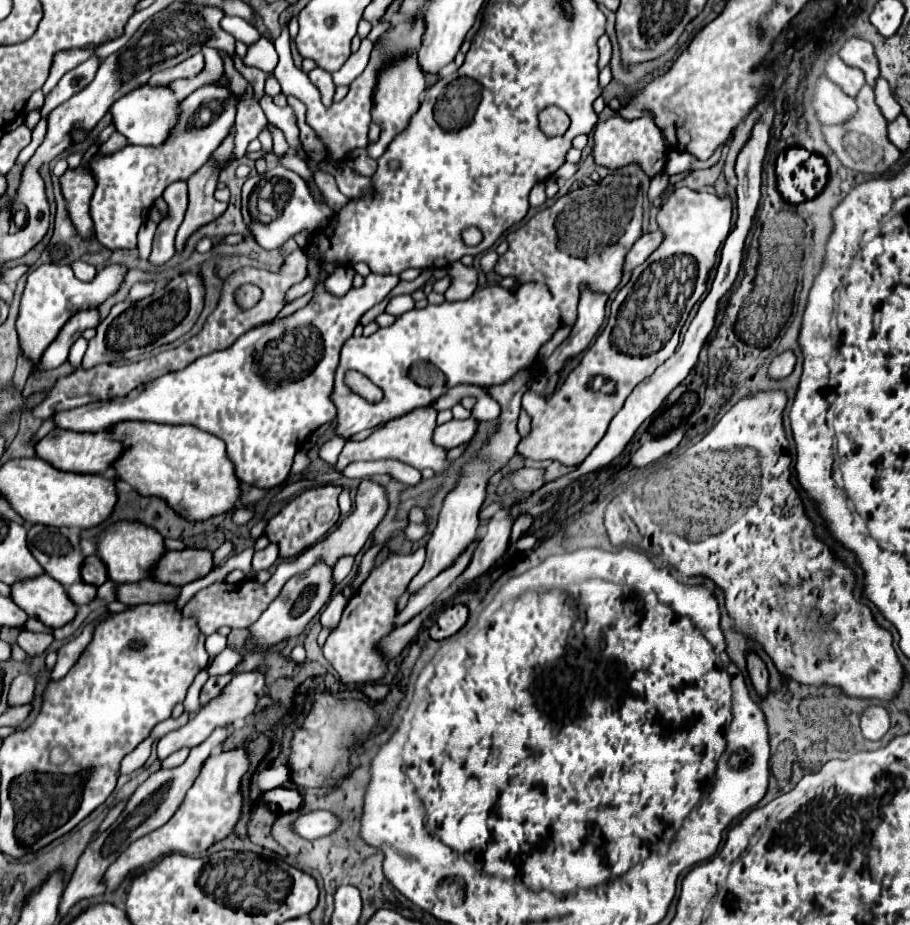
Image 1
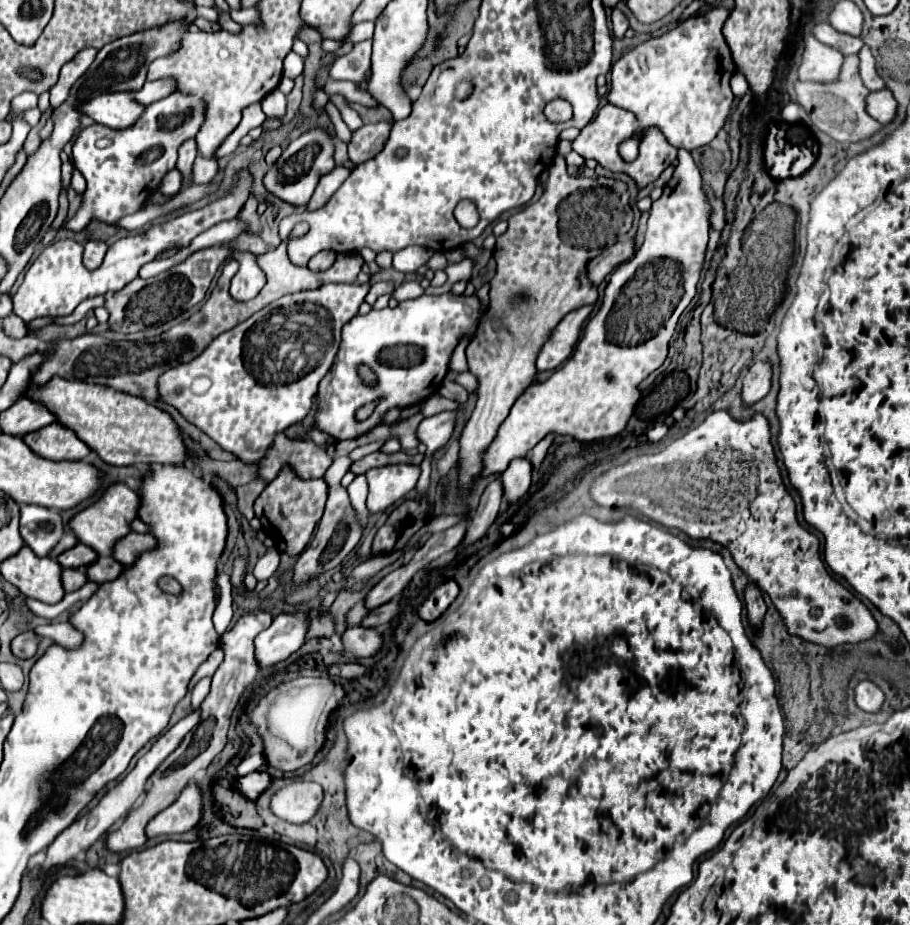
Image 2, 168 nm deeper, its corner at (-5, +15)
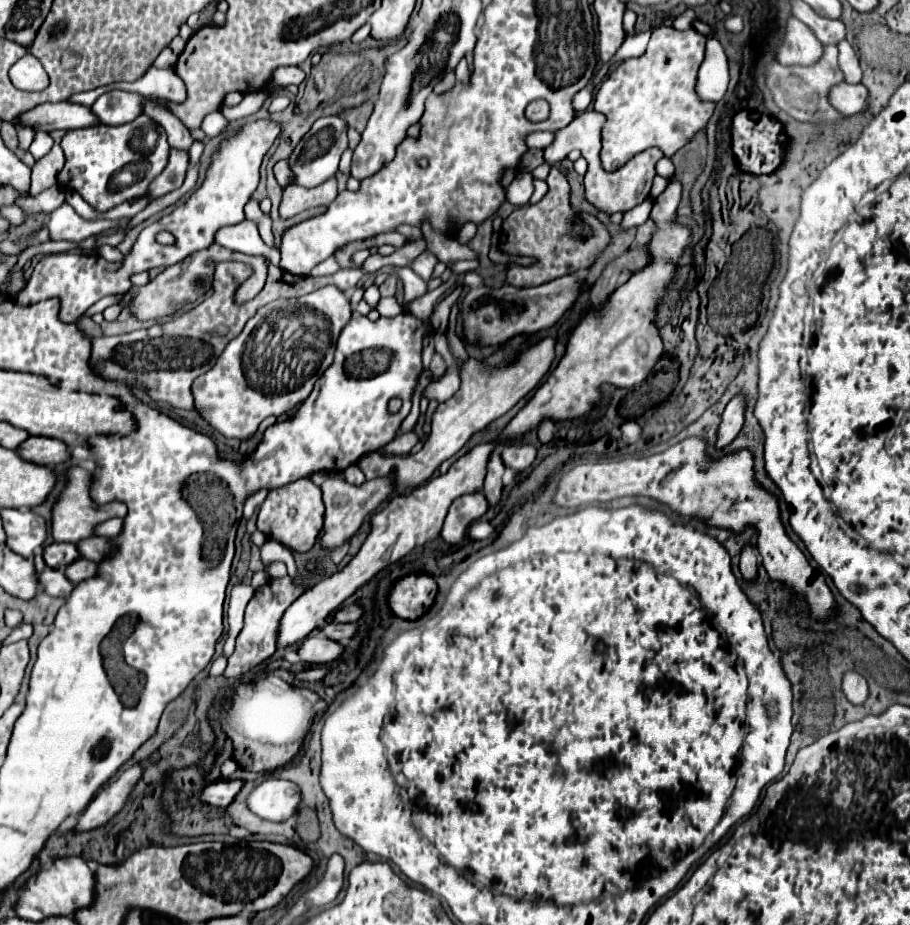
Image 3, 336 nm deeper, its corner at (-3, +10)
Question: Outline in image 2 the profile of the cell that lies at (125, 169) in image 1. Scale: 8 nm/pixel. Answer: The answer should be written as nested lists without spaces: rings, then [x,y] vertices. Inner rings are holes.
[[[174,93],[148,105],[140,119],[128,129],[108,129],[96,123],[84,127],[74,139],[72,159],[88,187],[78,211],[62,227],[78,233],[92,221],[114,223],[124,215],[140,211],[158,189],[162,177],[176,167],[178,147],[186,137],[196,137],[198,125],[202,125],[202,101]]]

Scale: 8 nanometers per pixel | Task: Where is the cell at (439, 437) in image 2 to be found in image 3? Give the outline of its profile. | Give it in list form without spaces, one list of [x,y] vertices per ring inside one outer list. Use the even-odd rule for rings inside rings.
[[[408,432],[408,434],[394,438],[386,446],[382,446],[378,452],[382,452],[382,454],[408,454],[418,442],[420,442],[420,436],[416,432]]]

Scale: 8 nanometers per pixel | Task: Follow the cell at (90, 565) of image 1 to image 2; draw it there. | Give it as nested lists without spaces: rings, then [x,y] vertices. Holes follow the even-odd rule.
[[[76,543],[72,549],[60,553],[56,557],[56,561],[62,565],[62,567],[72,567],[72,569],[84,569],[86,565],[90,565],[98,555],[94,555],[94,549],[90,549],[88,545],[82,545],[82,543]]]

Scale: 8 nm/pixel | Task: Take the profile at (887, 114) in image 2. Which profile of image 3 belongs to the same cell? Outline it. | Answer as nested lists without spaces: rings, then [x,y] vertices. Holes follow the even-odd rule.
[[[840,84],[838,90],[832,92],[834,108],[838,108],[846,116],[854,116],[868,108],[868,90],[862,84]]]

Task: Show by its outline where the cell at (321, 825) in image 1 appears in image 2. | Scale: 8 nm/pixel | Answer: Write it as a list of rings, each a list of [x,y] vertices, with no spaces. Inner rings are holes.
[[[294,781],[278,789],[270,799],[270,811],[290,823],[310,821],[322,803],[322,787],[310,781]]]

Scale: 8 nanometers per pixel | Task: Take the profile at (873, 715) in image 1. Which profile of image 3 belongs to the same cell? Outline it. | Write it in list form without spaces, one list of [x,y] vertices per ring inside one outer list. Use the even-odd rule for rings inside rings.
[[[846,672],[842,678],[842,690],[848,698],[848,702],[852,702],[854,706],[862,706],[868,698],[868,684],[866,680],[856,674],[856,672]]]

